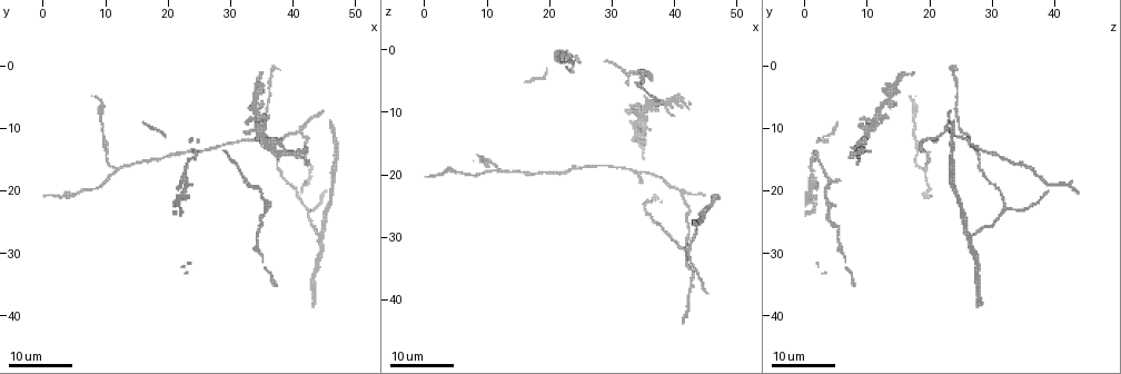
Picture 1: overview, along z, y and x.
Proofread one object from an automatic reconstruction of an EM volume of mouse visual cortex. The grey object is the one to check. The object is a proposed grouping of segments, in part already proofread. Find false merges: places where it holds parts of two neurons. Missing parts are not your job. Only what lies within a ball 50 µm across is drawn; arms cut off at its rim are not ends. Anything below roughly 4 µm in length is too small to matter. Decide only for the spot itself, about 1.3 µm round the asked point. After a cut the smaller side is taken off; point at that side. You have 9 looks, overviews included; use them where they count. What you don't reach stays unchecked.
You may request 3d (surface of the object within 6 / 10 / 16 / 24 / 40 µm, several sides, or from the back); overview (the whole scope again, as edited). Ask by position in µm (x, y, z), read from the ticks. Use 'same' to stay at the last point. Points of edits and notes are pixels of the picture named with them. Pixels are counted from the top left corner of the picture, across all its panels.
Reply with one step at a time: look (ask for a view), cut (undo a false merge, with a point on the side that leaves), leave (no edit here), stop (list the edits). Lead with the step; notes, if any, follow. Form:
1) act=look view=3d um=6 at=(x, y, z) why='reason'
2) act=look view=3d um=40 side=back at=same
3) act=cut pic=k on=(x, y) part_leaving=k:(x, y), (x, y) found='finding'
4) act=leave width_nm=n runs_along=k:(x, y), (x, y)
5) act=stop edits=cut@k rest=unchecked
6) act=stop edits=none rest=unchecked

act=look view=3d um=24 at=(42.0, 22.5, 32.5) why='three arms meet'

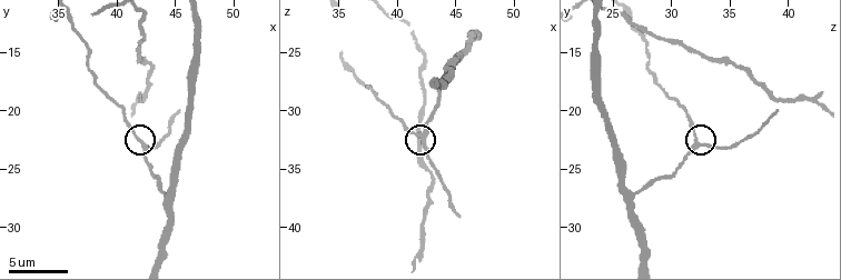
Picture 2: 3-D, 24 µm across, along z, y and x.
act=look view=3d um=6 at=(42.2, 22.8, 32.2) why='closer look'

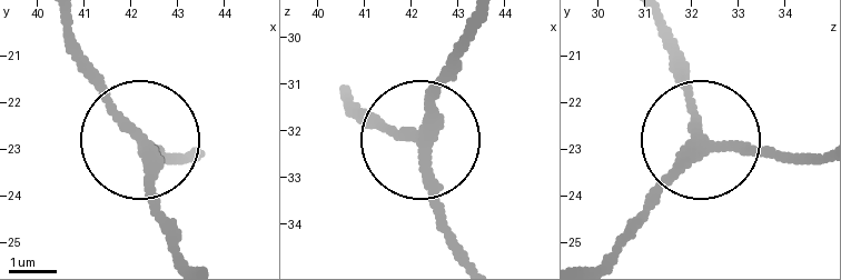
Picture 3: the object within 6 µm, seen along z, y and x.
act=leave side_arm_um=9 arms=3 found='all the same neuron'

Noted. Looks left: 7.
act=look view=3d um=10 at=(44.6, 27.6, 26.2) why='side arm on a straight run'

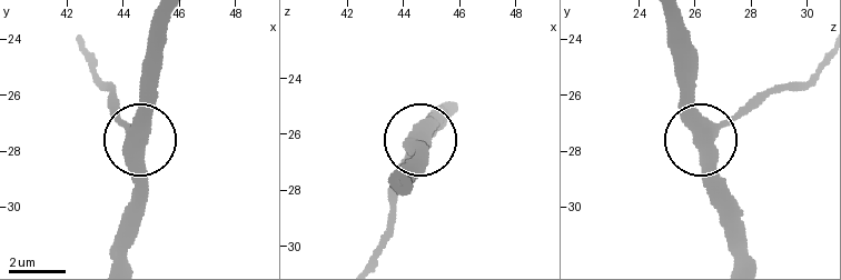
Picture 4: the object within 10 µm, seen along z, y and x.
act=leave side_arm_um=11 runs_along=4:(82, 54), (114, 91), (118, 117), (139, 141), (141, 224) found='one neuron here'

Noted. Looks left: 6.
act=look view=3d um=24 at=(41.0, 10.0, 23.5) why='three-way junction'

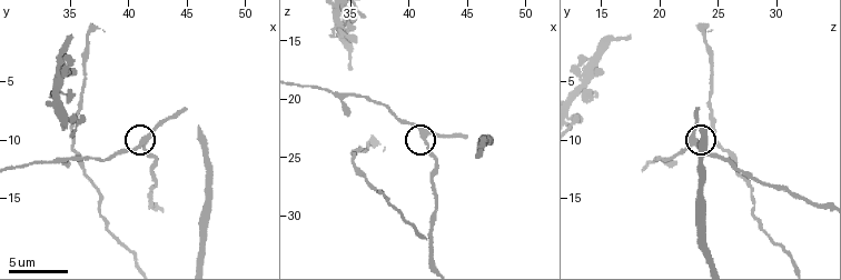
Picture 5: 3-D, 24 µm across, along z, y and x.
act=look view=3d um=6 at=(41.2, 10.6, 23.4)

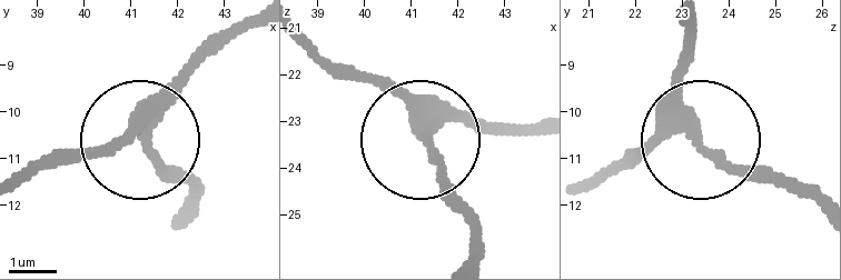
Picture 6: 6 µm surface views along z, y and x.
act=leave side_arm_um=5 found='continuous, no second neuron'

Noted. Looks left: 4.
act=look view=3d um=16 at=(7.5, 20.0, 20.0)

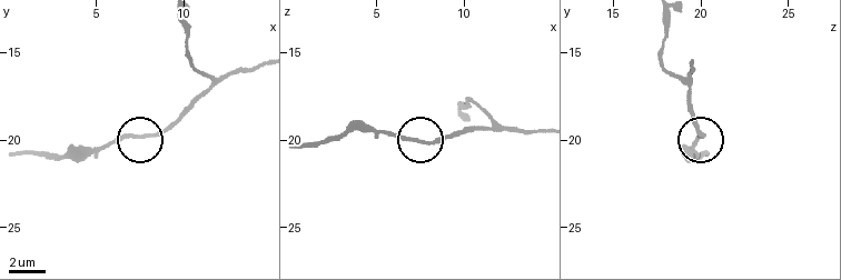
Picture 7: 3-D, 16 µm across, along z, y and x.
act=look view=3d um=6 at=(7.9, 19.7, 20.1) why='zoom in'

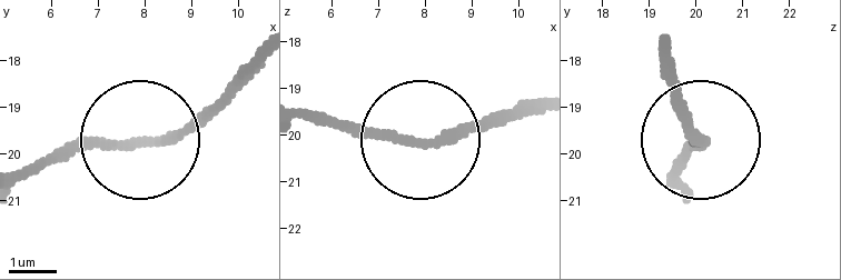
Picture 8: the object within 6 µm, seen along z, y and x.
act=leave runs_along=8:(664, 44), (672, 92), (700, 140), (676, 164) found='all the same neuron'

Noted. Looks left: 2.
act=stop edits=none rest=unchecked

